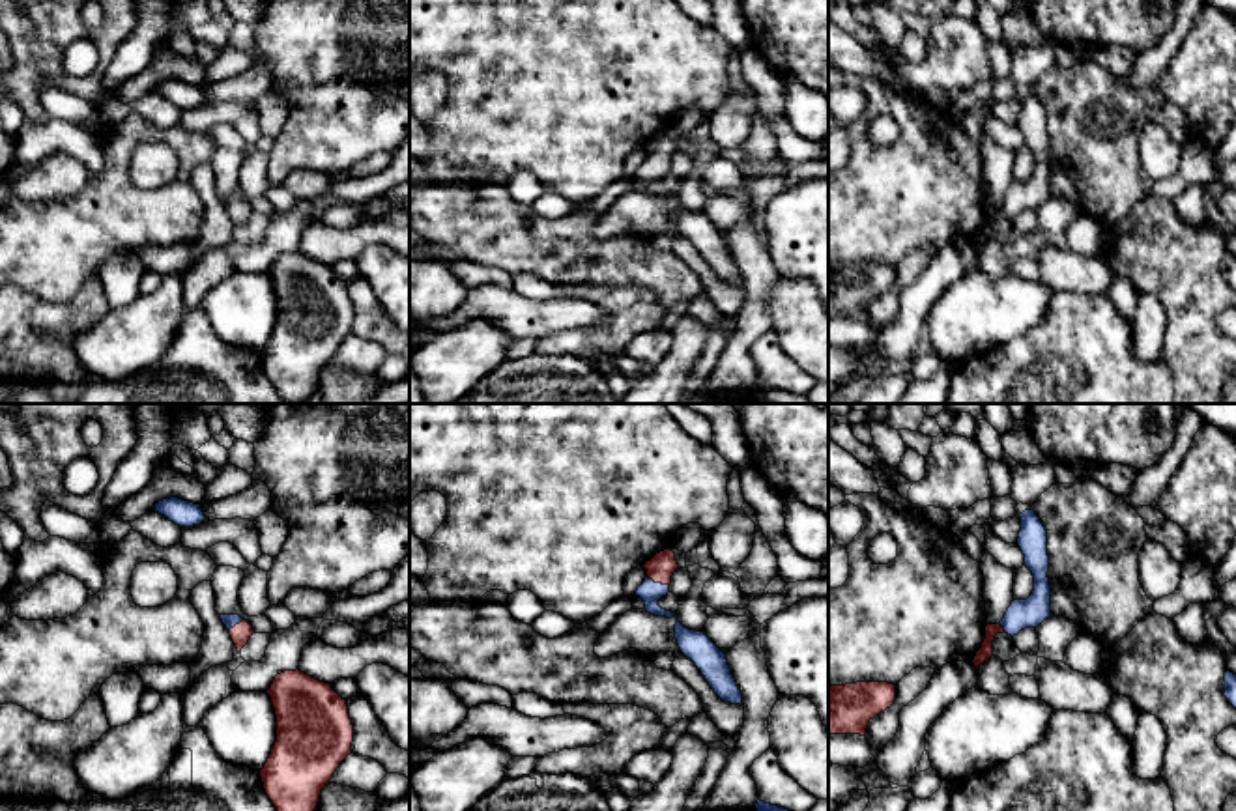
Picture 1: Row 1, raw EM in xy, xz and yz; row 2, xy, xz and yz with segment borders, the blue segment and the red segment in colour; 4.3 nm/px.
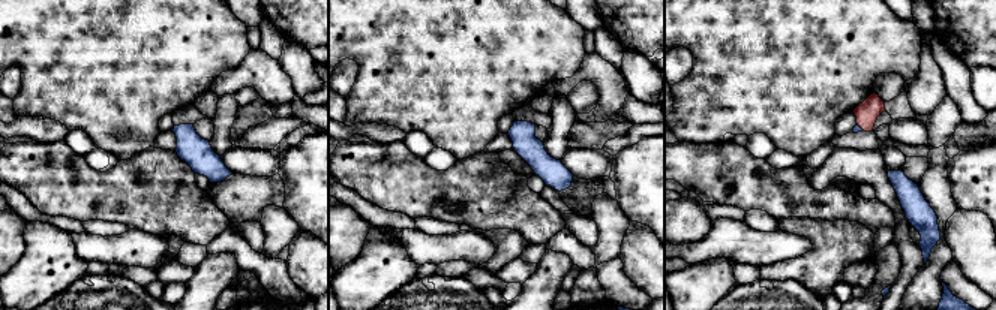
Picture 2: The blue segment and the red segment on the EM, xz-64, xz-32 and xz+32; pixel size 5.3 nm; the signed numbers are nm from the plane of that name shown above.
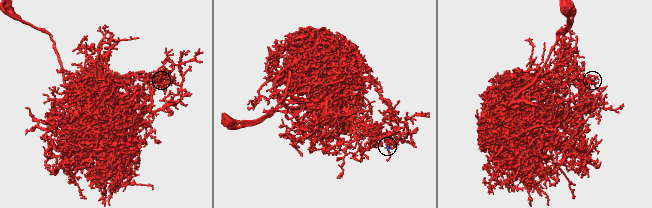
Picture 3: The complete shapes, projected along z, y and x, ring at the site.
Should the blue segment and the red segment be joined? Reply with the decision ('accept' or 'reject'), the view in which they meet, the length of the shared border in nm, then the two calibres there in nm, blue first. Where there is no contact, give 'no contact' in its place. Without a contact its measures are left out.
accept; contact in xz; length 100 nm; calibres 90 and 120 nm

